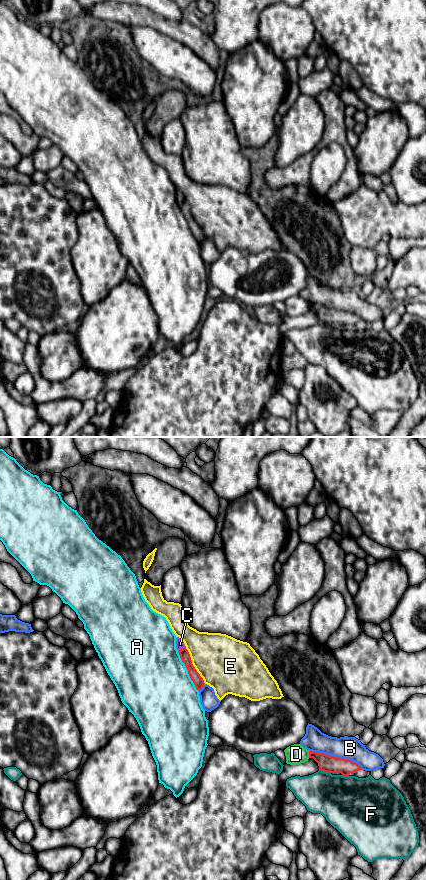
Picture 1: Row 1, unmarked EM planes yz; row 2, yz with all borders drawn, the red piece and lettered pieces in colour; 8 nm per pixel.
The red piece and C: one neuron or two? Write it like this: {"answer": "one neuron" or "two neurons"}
{"answer": "one neuron"}

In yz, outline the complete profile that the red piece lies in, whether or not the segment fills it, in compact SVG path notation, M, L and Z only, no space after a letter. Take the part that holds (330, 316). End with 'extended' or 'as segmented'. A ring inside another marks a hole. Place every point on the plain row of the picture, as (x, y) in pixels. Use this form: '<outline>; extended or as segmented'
M309 303L309 310L313 310L319 318L319 322L327 325L341 325L342 328L349 328L362 322L361 319L348 311L329 308L323 305Z; as segmented

